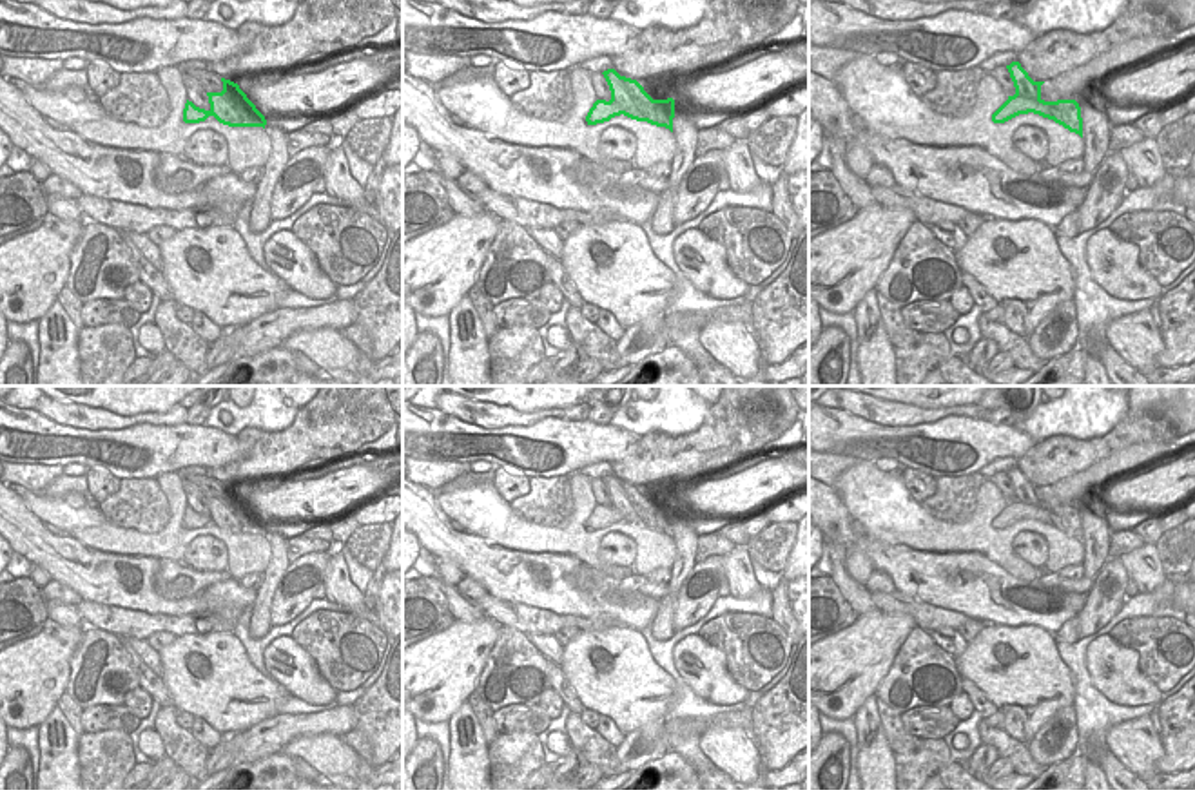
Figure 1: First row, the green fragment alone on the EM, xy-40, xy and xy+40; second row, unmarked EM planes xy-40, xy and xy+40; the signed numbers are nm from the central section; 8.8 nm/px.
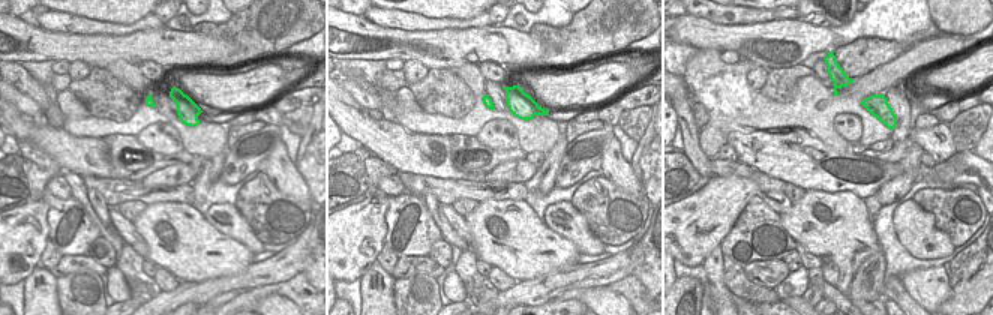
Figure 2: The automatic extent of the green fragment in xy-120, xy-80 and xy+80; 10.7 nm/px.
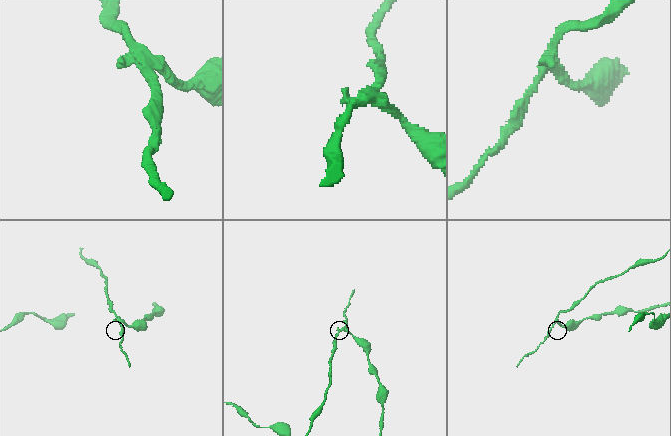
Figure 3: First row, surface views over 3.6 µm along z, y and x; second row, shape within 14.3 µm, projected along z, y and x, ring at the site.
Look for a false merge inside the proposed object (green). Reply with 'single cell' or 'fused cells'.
fused cells

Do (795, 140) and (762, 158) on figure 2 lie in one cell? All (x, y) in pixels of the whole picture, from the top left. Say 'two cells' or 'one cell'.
one cell

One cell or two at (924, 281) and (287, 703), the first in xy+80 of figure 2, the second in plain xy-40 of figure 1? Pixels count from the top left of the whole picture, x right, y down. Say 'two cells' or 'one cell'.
two cells

